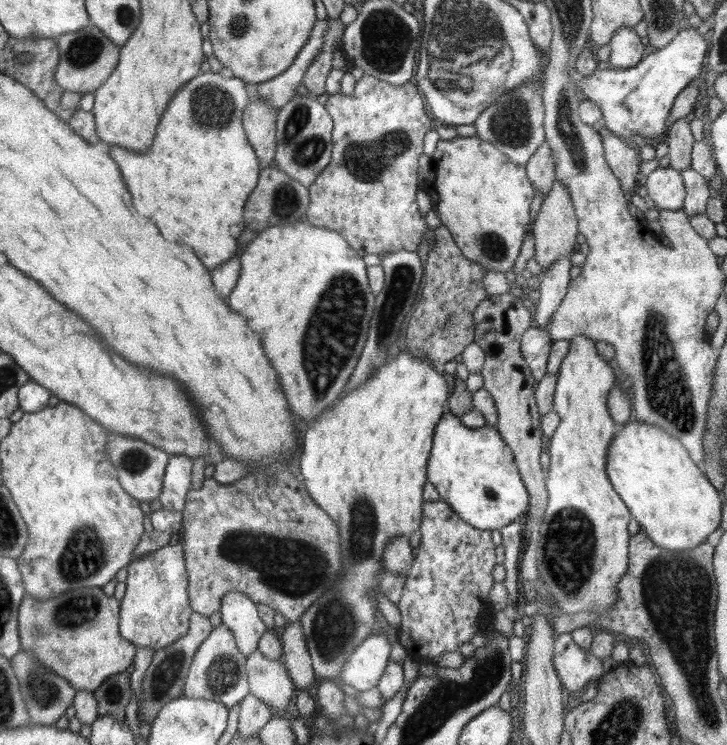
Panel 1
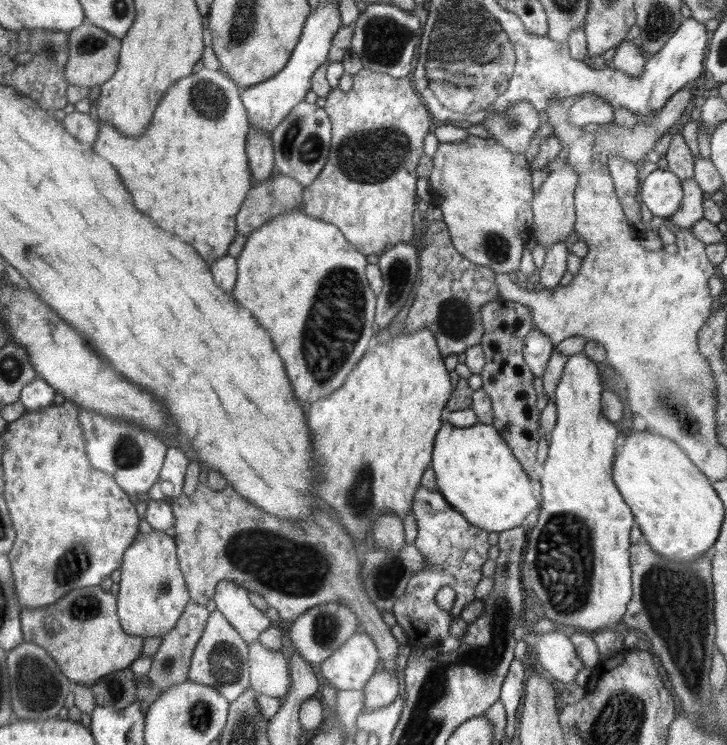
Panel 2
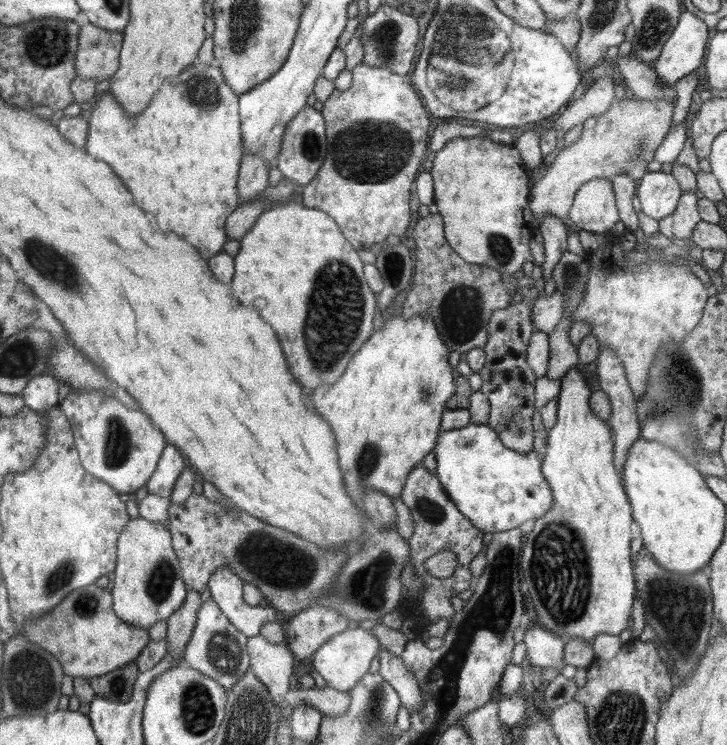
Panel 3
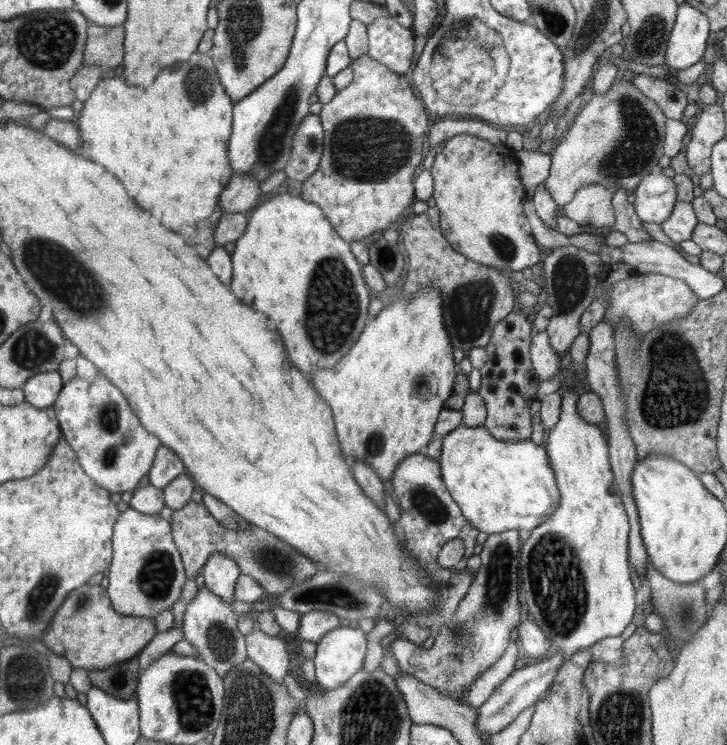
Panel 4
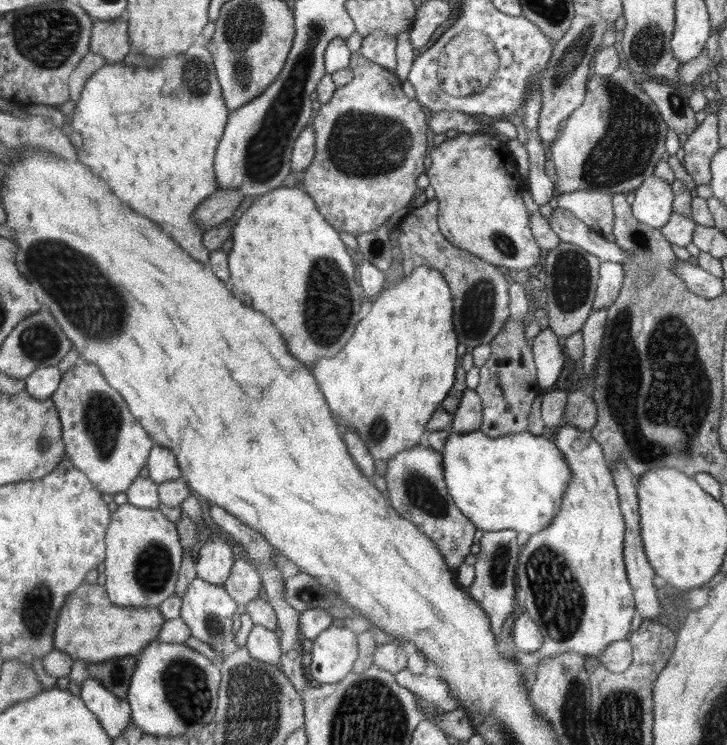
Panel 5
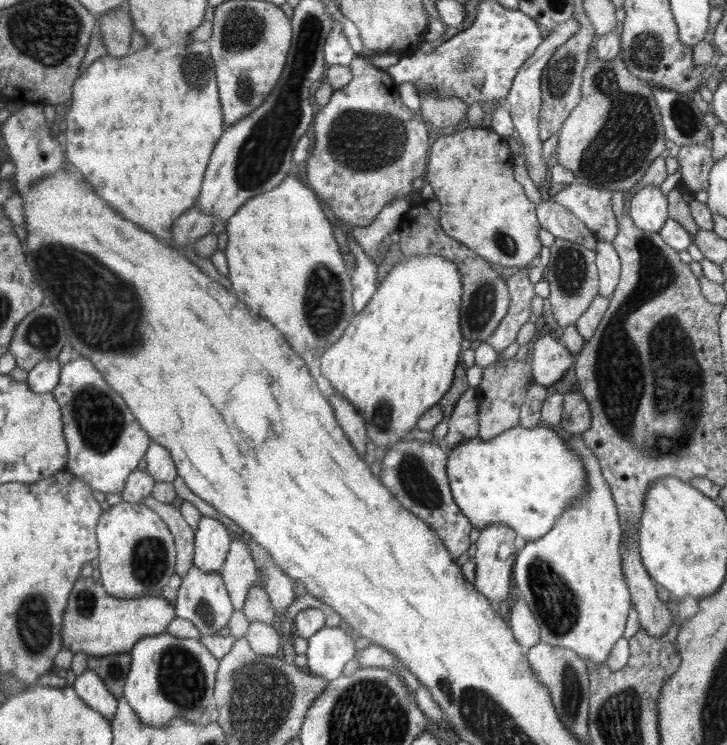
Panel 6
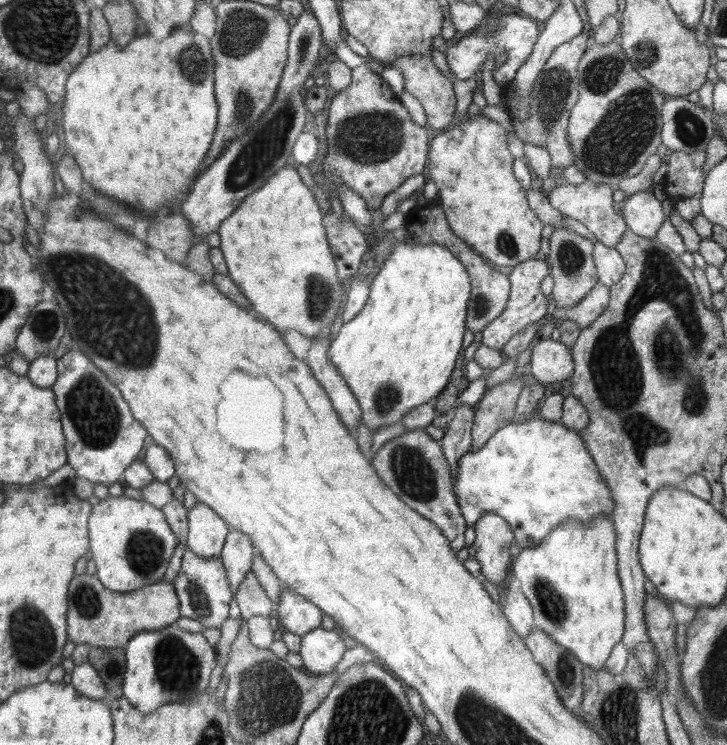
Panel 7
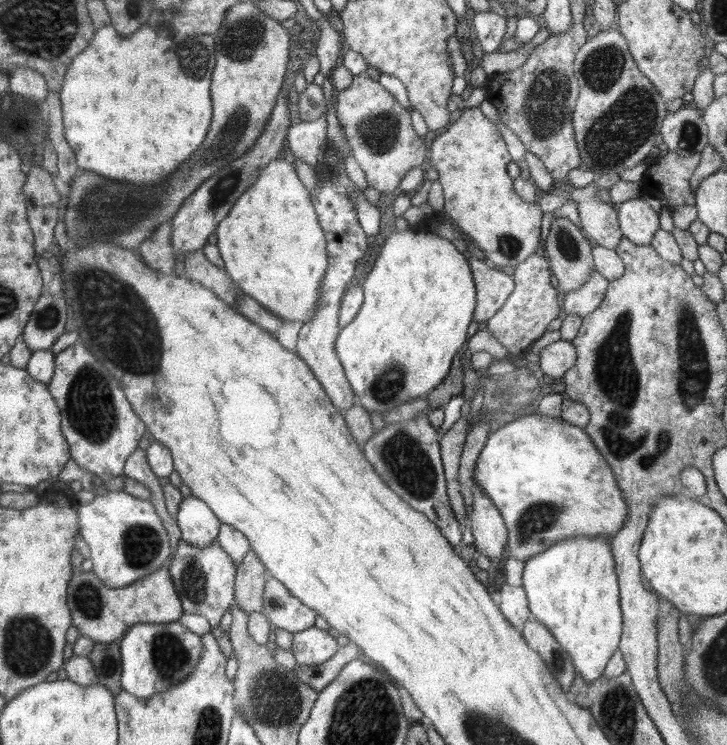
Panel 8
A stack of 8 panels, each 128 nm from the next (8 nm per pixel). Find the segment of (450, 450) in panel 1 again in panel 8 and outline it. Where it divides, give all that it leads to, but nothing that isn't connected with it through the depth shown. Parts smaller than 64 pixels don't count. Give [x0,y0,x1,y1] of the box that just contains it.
[474,412,628,563]

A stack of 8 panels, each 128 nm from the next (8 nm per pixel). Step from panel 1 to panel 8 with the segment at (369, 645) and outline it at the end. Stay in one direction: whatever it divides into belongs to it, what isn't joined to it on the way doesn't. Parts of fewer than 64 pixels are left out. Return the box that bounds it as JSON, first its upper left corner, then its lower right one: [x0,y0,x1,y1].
[291,626,338,665]

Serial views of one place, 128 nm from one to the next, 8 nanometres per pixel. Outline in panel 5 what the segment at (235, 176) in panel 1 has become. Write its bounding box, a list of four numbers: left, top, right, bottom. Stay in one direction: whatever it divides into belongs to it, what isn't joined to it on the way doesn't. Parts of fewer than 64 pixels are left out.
[68,43,229,264]

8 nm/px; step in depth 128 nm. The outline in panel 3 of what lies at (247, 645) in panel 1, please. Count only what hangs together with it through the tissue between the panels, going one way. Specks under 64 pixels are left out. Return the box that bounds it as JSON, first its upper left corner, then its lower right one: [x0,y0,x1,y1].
[208,568,278,638]

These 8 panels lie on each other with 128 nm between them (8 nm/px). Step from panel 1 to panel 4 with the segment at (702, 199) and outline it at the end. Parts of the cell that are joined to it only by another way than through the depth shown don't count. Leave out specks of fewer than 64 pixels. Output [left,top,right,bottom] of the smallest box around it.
[662,200,698,243]

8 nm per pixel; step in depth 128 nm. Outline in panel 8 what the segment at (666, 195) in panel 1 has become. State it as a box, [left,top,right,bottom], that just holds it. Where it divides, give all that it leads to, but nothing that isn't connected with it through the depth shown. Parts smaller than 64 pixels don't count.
[616,197,660,246]

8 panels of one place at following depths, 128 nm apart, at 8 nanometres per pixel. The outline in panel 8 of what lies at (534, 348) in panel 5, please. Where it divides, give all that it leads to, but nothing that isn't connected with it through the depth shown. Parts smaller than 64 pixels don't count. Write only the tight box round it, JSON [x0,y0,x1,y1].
[535,339,577,378]

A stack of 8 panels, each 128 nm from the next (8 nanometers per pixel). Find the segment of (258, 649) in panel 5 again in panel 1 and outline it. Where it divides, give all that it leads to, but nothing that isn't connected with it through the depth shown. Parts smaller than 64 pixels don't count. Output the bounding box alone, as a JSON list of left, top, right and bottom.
[246,649,296,708]

